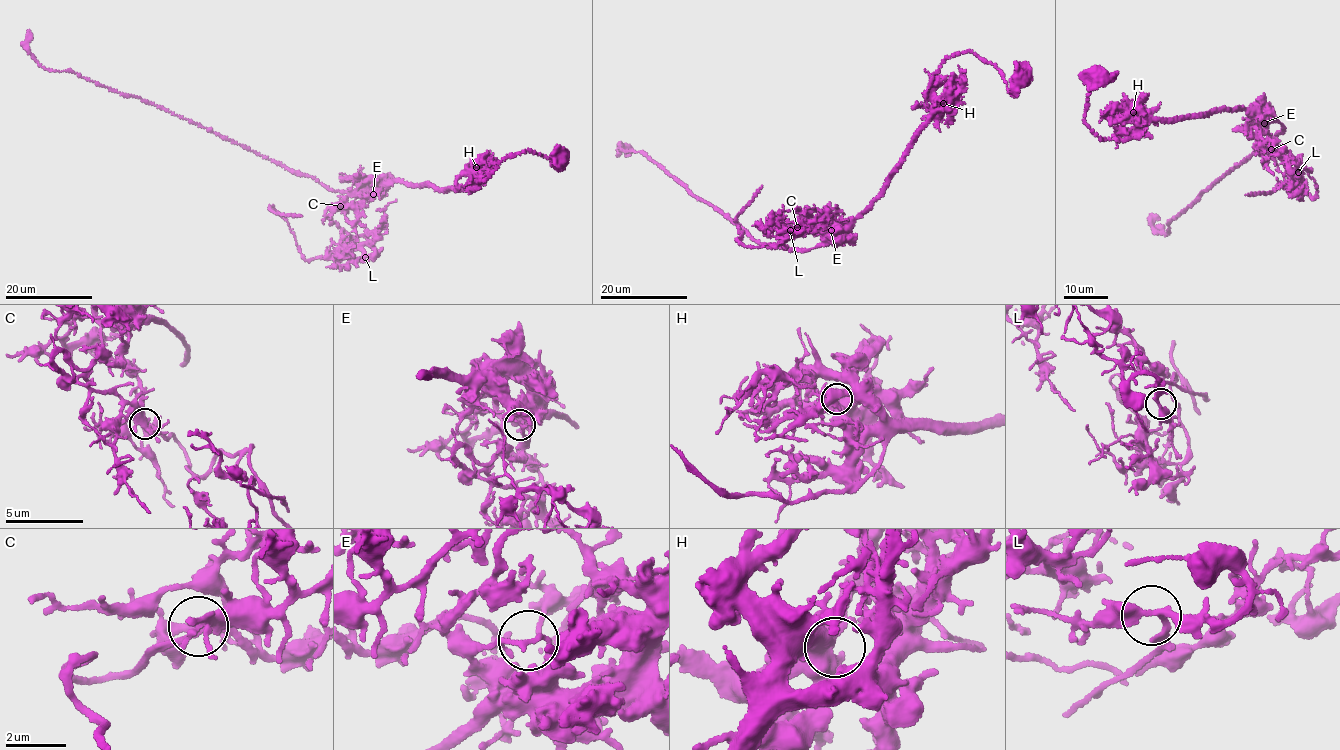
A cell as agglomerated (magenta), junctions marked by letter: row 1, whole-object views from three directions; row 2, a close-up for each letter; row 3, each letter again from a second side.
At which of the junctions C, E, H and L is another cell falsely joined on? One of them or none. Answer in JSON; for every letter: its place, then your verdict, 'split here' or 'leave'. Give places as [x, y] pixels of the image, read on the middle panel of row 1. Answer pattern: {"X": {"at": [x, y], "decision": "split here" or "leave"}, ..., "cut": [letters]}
{"C": {"at": [797, 227], "decision": "leave"}, "E": {"at": [831, 230], "decision": "split here"}, "H": {"at": [943, 103], "decision": "leave"}, "L": {"at": [790, 230], "decision": "leave"}, "cut": ["E"]}

